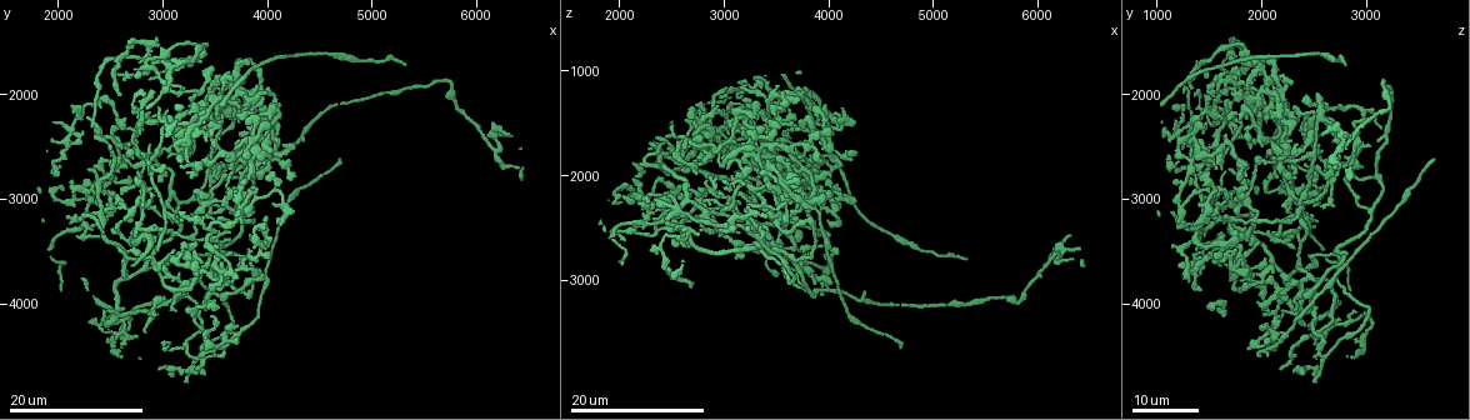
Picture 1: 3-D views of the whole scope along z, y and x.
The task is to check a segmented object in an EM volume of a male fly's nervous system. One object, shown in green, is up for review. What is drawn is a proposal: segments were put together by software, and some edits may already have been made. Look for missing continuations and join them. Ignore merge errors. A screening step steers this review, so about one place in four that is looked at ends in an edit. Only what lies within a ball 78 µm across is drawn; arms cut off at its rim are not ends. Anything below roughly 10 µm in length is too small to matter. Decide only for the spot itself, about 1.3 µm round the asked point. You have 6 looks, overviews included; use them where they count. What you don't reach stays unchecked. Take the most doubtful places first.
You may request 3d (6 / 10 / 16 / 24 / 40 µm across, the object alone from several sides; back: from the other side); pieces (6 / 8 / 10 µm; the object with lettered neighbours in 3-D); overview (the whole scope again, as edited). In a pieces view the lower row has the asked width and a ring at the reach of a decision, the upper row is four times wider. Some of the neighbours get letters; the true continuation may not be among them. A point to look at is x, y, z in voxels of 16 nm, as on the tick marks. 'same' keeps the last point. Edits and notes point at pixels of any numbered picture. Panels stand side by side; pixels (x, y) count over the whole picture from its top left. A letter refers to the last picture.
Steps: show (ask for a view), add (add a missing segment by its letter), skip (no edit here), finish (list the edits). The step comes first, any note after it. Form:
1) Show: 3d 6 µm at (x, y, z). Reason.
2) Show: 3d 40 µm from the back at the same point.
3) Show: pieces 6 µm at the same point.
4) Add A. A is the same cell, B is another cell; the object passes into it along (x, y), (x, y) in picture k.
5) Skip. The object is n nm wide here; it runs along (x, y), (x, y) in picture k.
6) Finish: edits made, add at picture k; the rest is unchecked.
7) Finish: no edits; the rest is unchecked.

Show: 3d 24 µm at (4700, 2620, 3660). Branch stops here.

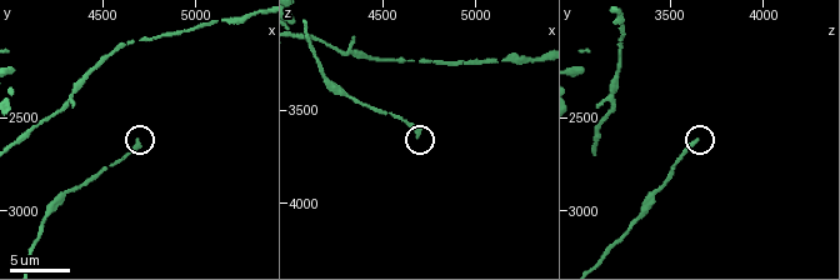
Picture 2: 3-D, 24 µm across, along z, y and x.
Show: pieces 8 µm at (4700, 2640, 3640).

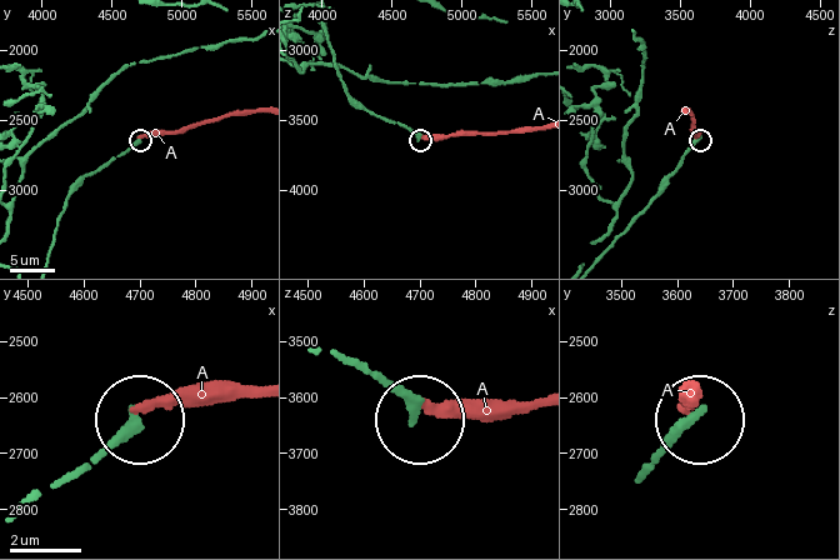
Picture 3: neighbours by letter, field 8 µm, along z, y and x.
Skip. A is another cell; none of them fits.

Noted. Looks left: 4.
Show: 3d 16 µm at (5300, 1720, 2820). Long arm stops here.

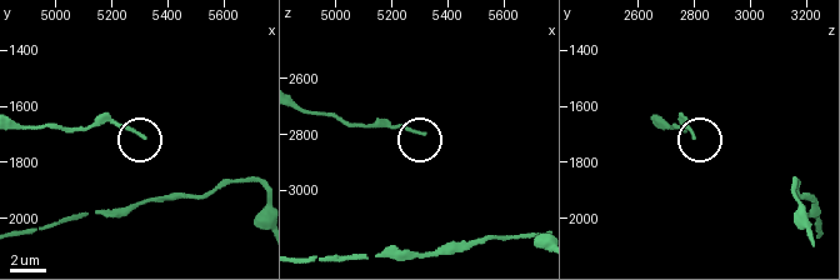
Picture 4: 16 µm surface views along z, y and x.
Show: pieces 6 µm at (5310, 1720, 2800).

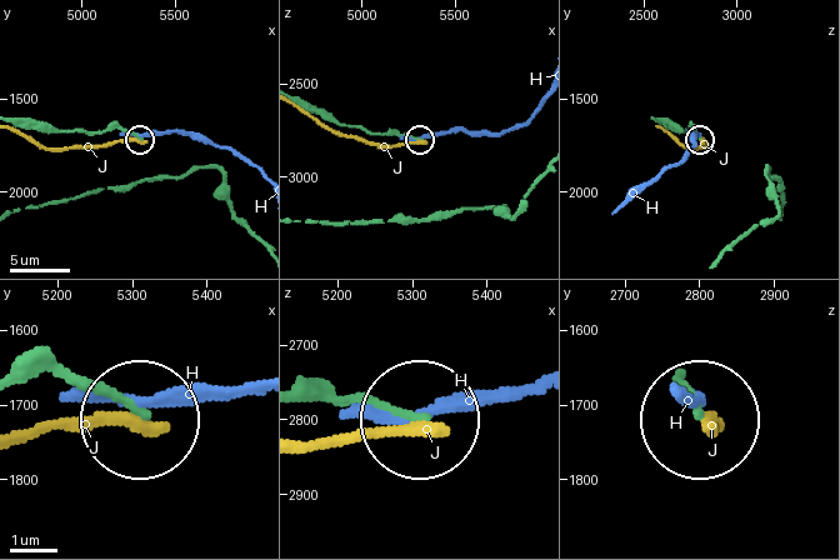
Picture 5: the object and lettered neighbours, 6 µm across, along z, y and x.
Skip. H and J are other cells; it runs along (21, 119), (64, 131), (124, 128), (140, 139) in picture 5; none of them fits.

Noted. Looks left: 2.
Show: 3d 24 µm at (4020, 2280, 1420). Free end.

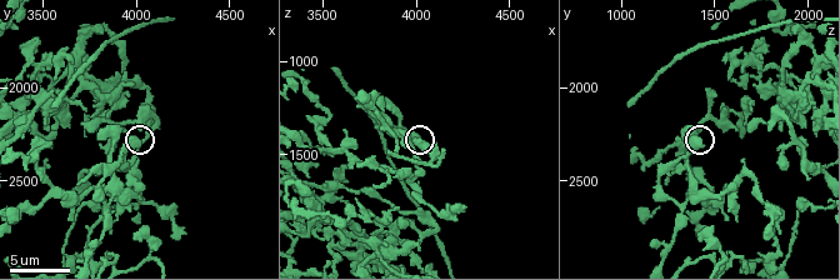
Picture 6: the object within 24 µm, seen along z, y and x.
Show: pieces 6 µm at (4000, 2280, 1400).

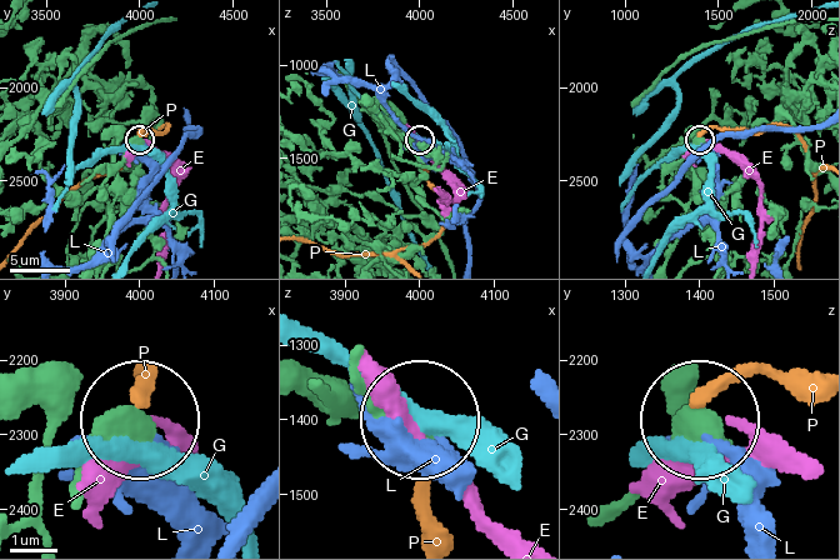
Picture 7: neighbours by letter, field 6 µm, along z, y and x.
Skip. The object is 560 nm wide here; E, G, L and P are other cells; it runs along (74, 493), (130, 425) in picture 7; no lettered segment goes on from it.

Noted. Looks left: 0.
Finish: no edits; the rest is unchecked.

